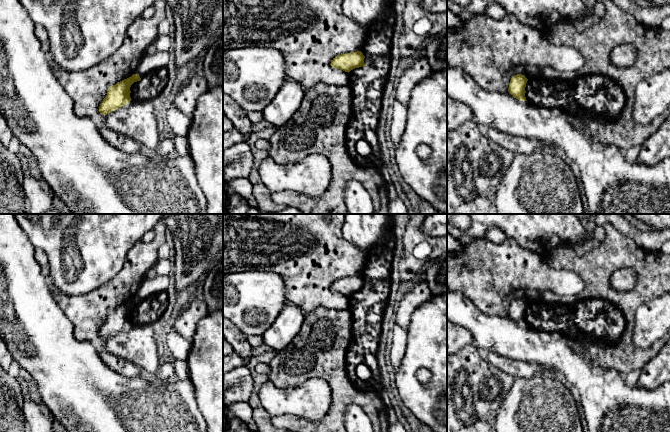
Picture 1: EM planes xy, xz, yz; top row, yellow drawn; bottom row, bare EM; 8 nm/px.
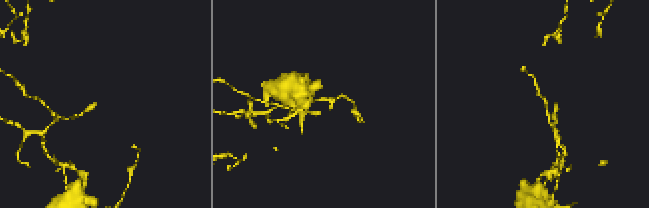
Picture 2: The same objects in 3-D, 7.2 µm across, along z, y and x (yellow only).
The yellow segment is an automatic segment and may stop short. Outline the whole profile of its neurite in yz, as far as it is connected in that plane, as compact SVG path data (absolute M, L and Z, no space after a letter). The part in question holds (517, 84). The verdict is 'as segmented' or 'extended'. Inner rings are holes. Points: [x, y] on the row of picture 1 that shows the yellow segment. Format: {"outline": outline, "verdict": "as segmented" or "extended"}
{"outline": "M522 74L514 75L510 80L508 92L520 101L527 101L525 97L527 81L528 79Z", "verdict": "as segmented"}

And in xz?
{"outline": "M361 51L345 53L333 58L331 66L349 73L355 68L366 66L364 58L365 56Z", "verdict": "as segmented"}

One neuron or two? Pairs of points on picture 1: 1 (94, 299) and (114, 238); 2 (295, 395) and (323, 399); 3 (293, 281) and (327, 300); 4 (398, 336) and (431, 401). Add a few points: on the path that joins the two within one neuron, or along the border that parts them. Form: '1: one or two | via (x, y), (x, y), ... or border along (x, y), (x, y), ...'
1: two | border along (117, 272), (110, 279), (87, 293), (76, 295)
2: one | via (302, 399), (316, 399)
3: one | via (301, 281), (304, 281), (319, 293)
4: two | border along (407, 330), (405, 354), (396, 369)

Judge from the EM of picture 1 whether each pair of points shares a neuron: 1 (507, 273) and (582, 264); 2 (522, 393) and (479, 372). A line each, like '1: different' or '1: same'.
1: different
2: different

